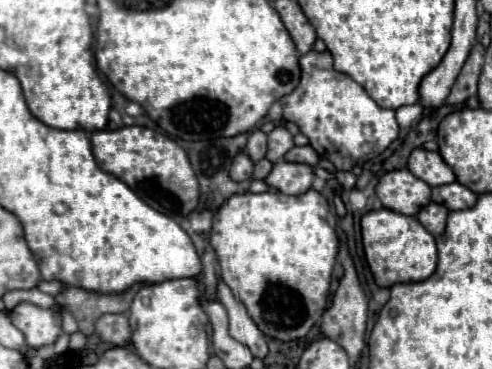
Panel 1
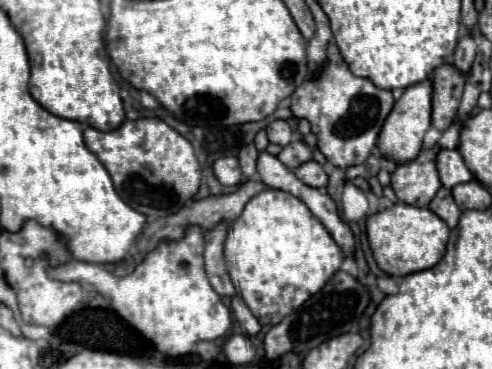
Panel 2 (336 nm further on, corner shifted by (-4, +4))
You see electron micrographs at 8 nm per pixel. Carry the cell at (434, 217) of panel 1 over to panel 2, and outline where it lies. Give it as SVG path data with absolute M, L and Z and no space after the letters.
M442 187L442 189L434 195L434 199L430 201L430 209L432 209L442 221L446 221L446 225L448 225L450 229L456 227L456 223L458 223L458 219L460 219L460 215L462 215L462 211L458 209L458 205L456 205L454 199L452 199L452 191L446 189L446 187Z

